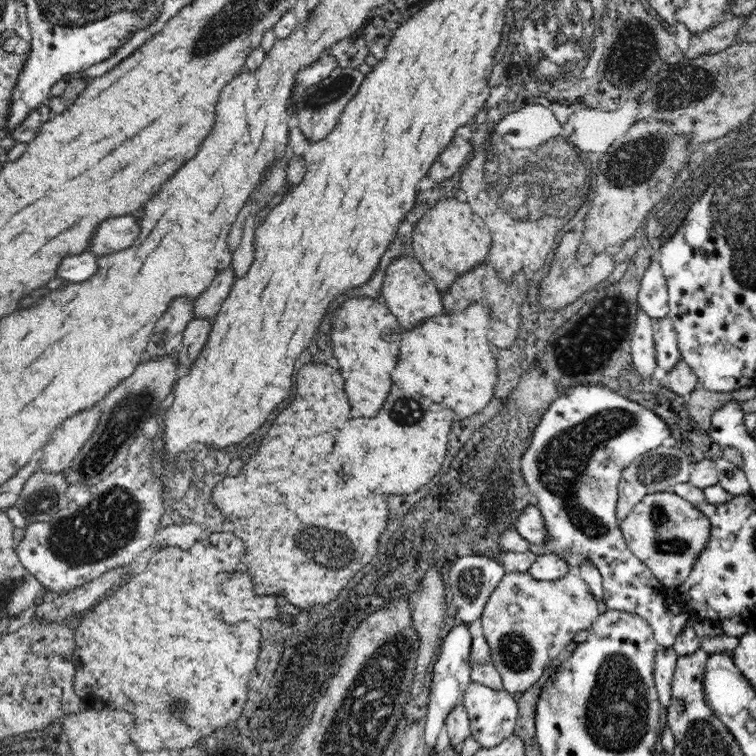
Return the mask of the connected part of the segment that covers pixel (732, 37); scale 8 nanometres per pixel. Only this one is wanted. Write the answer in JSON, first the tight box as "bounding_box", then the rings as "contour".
{"bounding_box":[683,16,746,59],"contour":[[[731,16],[706,32],[694,34],[683,58],[693,59],[703,54],[718,53],[730,45],[740,42],[736,36],[738,36],[738,28],[742,26],[744,20],[746,20],[746,16]]]}

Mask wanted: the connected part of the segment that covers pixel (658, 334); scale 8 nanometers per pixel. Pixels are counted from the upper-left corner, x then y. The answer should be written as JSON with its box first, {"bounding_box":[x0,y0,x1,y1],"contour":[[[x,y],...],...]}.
{"bounding_box":[653,317,681,373],"contour":[[[668,317],[662,320],[654,320],[653,336],[657,350],[657,366],[668,373],[681,360],[681,353],[677,346],[677,335],[672,321]]]}

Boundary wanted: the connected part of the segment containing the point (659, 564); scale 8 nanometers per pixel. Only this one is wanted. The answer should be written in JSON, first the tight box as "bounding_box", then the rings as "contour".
{"bounding_box":[621,491,710,592],"contour":[[[674,491],[647,494],[636,503],[621,524],[629,549],[666,586],[668,592],[684,584],[710,538],[710,530],[708,517]]]}

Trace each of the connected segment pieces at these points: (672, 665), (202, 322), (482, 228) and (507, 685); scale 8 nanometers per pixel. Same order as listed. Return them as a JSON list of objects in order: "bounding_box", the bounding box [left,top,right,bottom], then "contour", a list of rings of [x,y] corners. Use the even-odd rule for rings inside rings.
[{"bounding_box":[653,647,677,707],"contour":[[[660,647],[655,652],[653,677],[659,701],[663,707],[670,704],[671,684],[676,668],[677,654],[672,647]]]},{"bounding_box":[176,319,212,366],"contour":[[[192,319],[186,326],[183,333],[183,340],[176,352],[176,365],[191,366],[191,364],[200,356],[208,335],[212,329],[212,320],[210,319]]]},{"bounding_box":[412,197,492,293],"contour":[[[453,197],[438,201],[428,210],[415,224],[412,240],[412,250],[424,271],[432,277],[438,290],[444,293],[448,292],[456,278],[464,276],[481,263],[487,263],[492,237],[484,220],[471,212],[469,203]]]},{"bounding_box":[480,571,598,694],"contour":[[[569,571],[558,580],[536,580],[526,572],[505,573],[489,596],[480,618],[483,635],[491,650],[490,660],[500,673],[503,688],[511,694],[528,690],[576,632],[590,628],[598,616],[598,600],[577,571]]]}]

